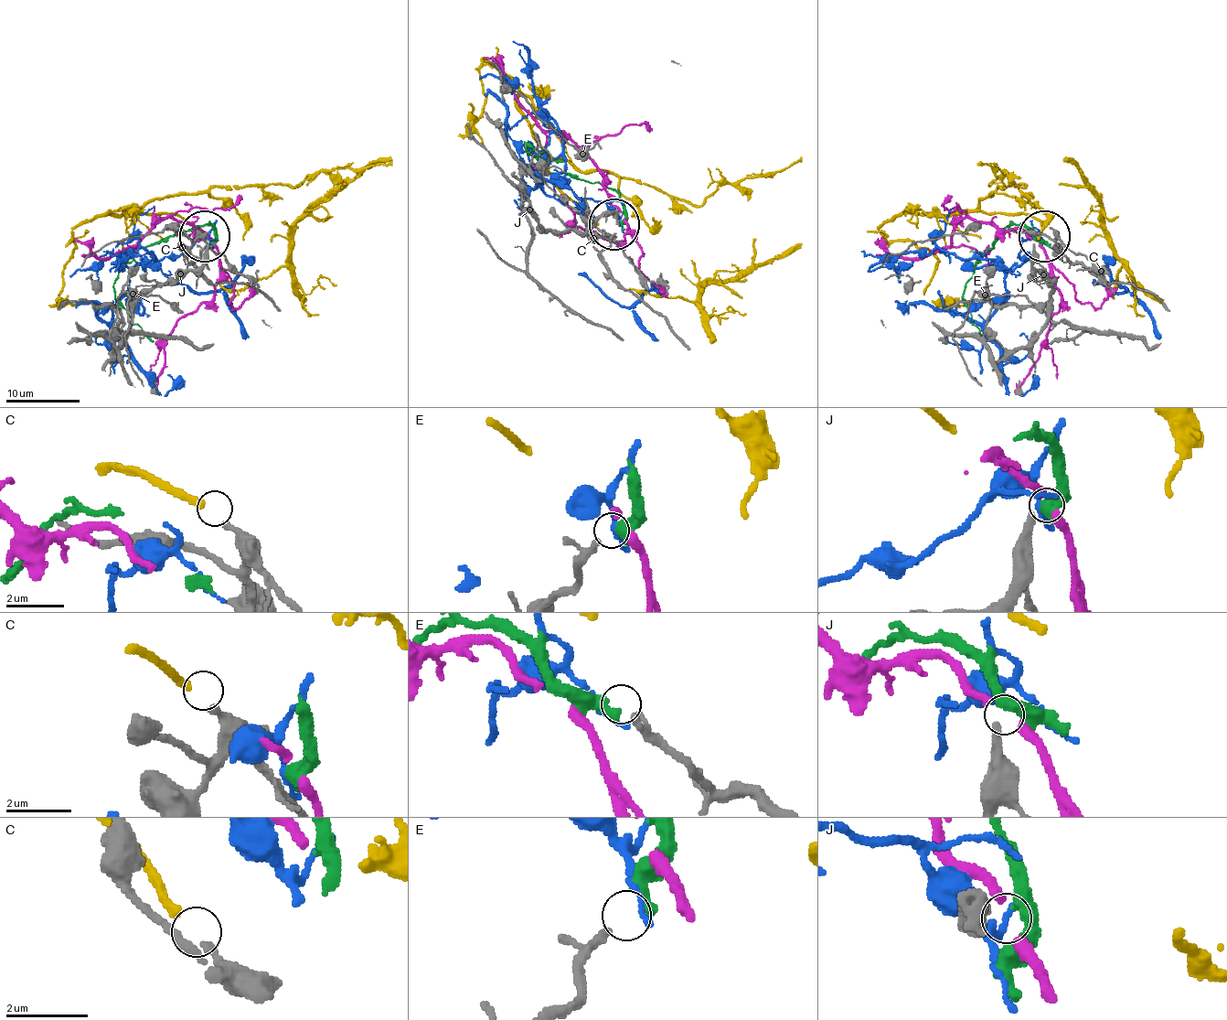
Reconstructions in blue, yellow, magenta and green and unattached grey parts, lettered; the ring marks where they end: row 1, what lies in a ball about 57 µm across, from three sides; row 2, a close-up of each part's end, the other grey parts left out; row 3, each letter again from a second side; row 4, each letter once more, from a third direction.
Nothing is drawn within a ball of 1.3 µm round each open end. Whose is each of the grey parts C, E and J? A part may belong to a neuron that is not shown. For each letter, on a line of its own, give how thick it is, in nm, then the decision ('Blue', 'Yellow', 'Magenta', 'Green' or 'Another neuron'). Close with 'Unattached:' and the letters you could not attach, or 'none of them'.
C: Thickness 240 nm. Yellow
E: Thickness 160 nm. Green
J: Thickness 260 nm. Another neuron
Unattached: J

